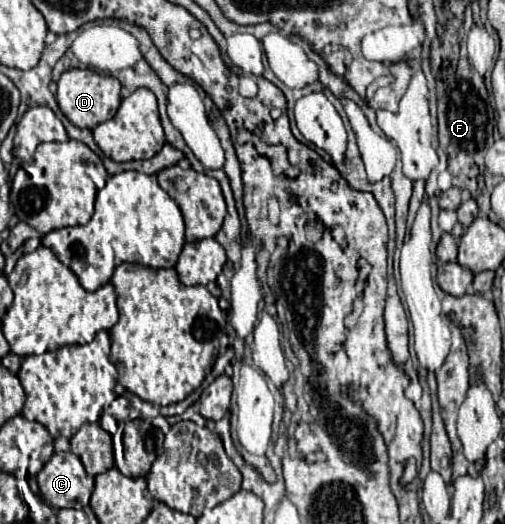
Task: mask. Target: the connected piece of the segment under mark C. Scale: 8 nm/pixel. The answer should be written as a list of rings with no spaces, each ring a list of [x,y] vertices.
[[[55,452],[51,460],[37,474],[37,484],[41,498],[51,508],[85,508],[89,504],[91,492],[94,490],[95,478],[89,476],[81,464],[81,460],[73,452]]]

